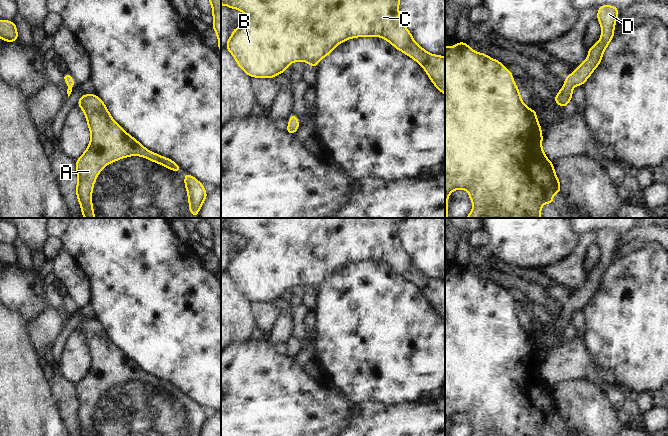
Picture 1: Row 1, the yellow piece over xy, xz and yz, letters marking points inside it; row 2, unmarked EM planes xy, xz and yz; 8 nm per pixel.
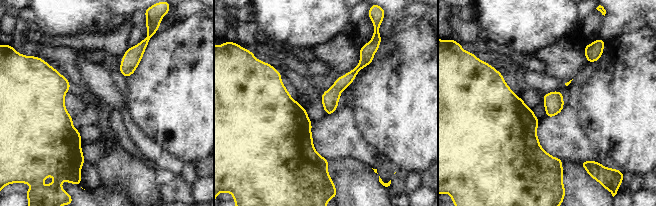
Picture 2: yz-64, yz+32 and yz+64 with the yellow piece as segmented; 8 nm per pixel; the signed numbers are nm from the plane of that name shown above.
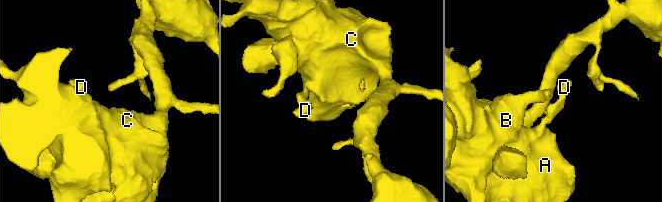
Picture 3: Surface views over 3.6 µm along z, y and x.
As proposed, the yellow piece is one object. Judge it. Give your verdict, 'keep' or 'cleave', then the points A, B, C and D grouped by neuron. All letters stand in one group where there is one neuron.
keep | A B C D

